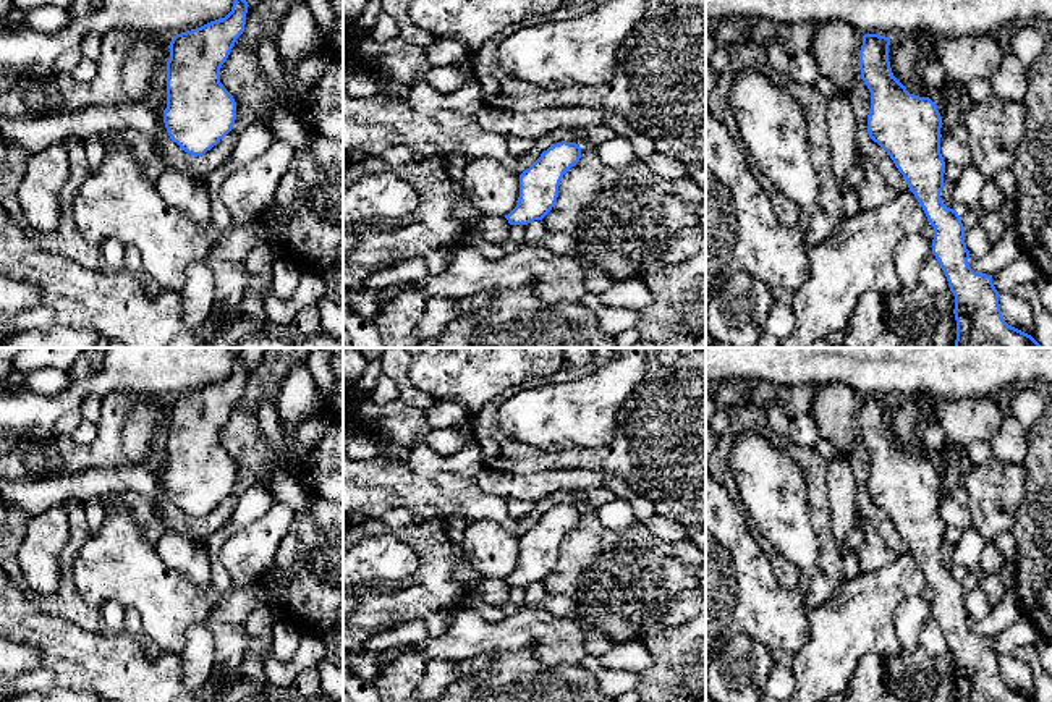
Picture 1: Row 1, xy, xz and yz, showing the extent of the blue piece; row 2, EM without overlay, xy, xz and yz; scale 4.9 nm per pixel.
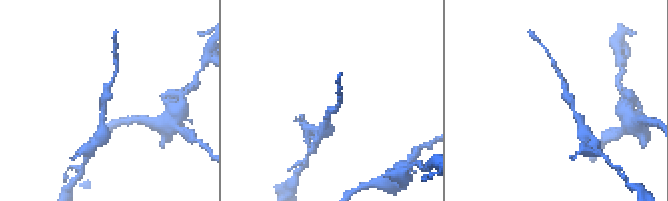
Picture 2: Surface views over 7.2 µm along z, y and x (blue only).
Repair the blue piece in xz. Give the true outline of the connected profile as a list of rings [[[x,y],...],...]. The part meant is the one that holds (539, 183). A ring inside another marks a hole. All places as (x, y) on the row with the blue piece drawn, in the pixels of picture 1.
[[[557,142],[520,175],[520,199],[505,215],[510,225],[528,225],[542,220],[555,205],[558,186],[566,171],[581,159],[576,142]]]

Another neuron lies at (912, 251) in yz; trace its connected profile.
[[[921,233],[903,238],[895,251],[895,269],[903,286],[919,283],[919,270],[932,256],[932,241]]]

